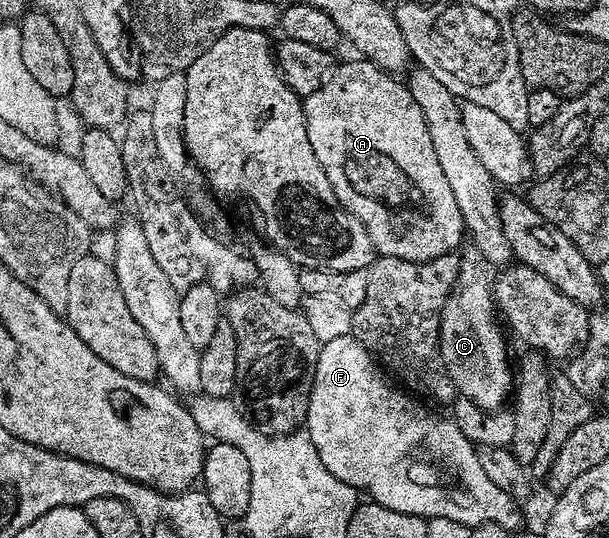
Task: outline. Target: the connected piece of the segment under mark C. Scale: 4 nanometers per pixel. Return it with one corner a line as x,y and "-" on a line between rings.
475,246
466,248
460,256
456,281
440,312
440,357
452,385
463,399
477,404
483,412
497,413
505,407
504,399
507,396
509,399
513,391
514,368
508,365
508,348
500,333
489,265

